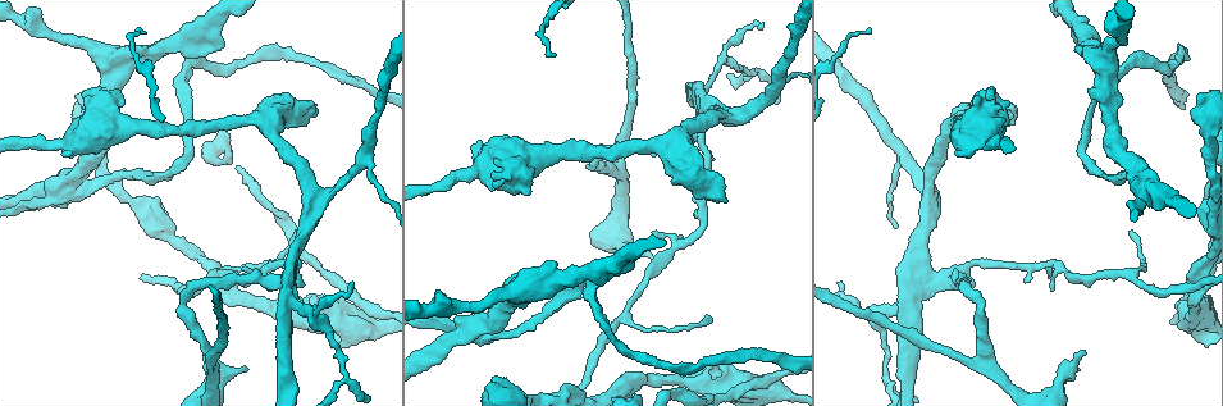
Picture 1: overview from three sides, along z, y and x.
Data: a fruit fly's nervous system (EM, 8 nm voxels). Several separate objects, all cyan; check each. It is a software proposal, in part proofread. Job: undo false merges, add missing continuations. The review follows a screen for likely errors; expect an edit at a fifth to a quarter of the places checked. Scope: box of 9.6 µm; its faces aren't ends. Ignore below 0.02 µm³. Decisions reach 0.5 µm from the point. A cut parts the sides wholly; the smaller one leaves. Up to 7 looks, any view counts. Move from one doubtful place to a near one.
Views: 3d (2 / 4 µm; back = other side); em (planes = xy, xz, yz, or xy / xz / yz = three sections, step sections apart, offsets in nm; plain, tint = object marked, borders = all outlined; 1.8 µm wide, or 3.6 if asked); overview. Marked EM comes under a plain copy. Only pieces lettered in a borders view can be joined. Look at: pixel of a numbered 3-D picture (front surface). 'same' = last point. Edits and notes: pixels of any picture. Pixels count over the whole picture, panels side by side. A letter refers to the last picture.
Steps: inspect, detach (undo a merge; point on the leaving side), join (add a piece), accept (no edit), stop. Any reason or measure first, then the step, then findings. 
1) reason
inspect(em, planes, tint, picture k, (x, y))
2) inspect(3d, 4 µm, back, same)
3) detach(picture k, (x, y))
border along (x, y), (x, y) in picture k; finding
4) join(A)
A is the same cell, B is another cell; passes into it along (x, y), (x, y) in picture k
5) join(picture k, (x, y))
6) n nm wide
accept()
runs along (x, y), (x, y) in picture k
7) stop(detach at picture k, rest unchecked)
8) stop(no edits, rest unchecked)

three arms meet
inspect(em, planes, tint, picture 1, (907, 299))

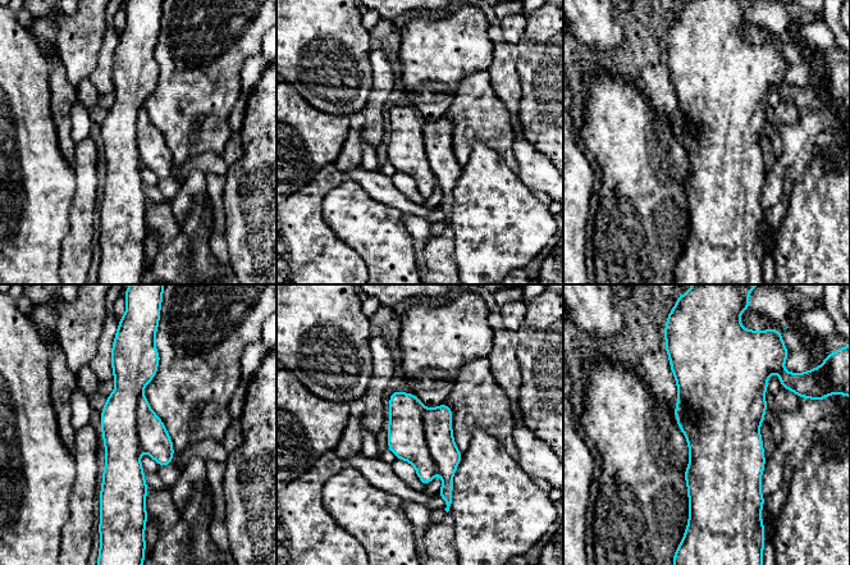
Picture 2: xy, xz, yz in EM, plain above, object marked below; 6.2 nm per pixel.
what lies round it
inspect(em, planes, borders, same)

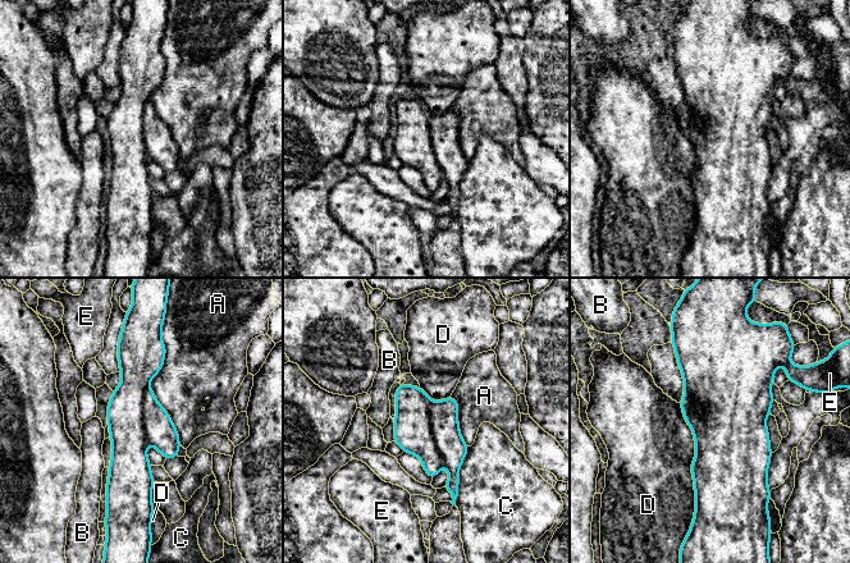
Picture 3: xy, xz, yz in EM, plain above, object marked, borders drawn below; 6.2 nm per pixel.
360 nm wide
detach(picture 3, (443, 415))
A, B, C, D and E are other cells; border along (432, 402), (430, 430), (443, 461) in picture 3; two neurons meet here

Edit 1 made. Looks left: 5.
calibre changes
inspect(3d, 4 µm, picture 1, (982, 141))

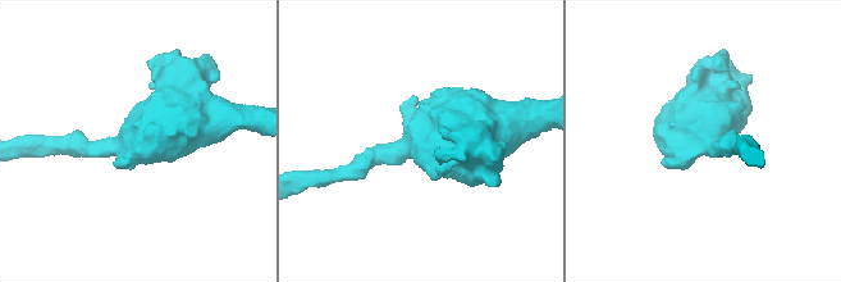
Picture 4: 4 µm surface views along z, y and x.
inspect(em, 3.6 µm, xz, step 4, tint, picture 4, (125, 145))

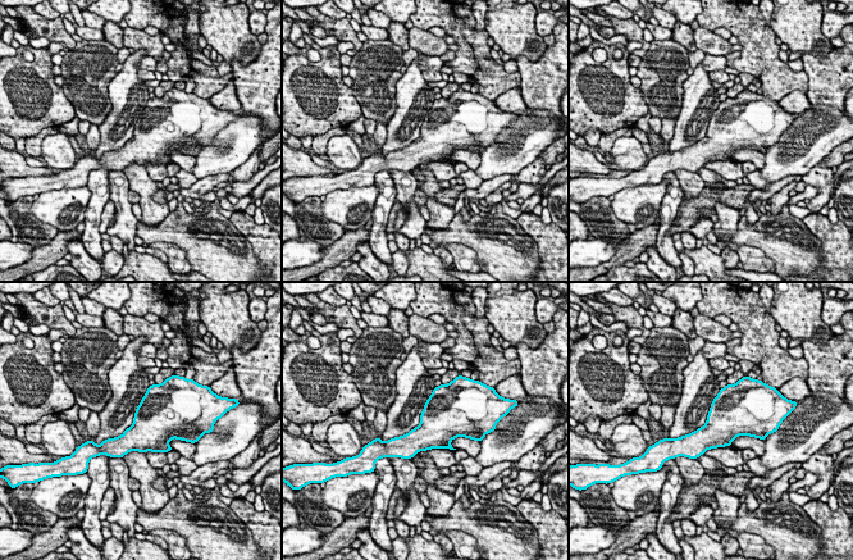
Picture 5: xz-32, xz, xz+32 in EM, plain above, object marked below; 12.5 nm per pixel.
inspect(em, 3.6 µm, xz, step 4, borders, same)

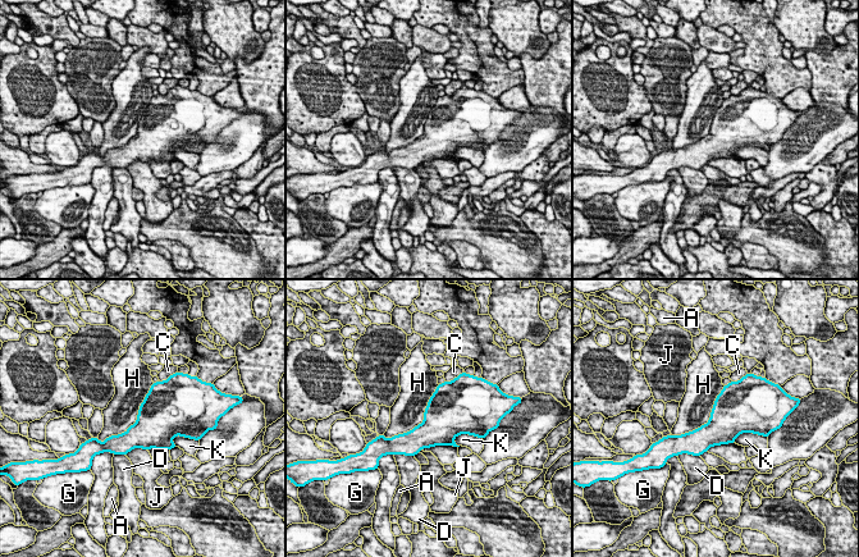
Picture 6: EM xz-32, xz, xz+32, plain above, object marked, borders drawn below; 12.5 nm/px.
460 nm wide
accept()
A, C, D, G, H, J and K are other cells; border along (152, 382), (137, 419), (103, 443) in picture 6; all the same neuron

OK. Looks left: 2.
tapers out
inspect(em, planes, borders, picture 1, (707, 314))

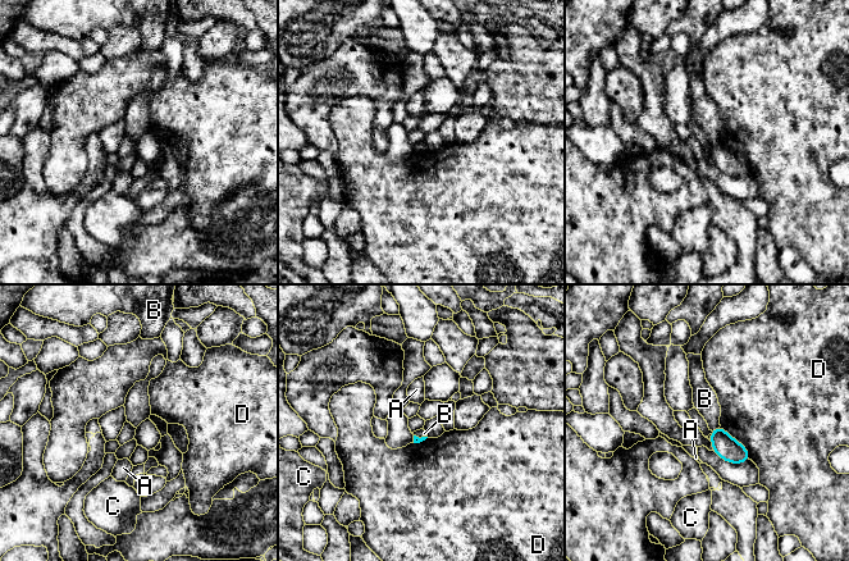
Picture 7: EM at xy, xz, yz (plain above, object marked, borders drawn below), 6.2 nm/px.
accept()
A, B, C and D are other cells; border along (720, 425), (711, 430) in picture 7; none of them fits

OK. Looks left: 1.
stop(detach at picture 3, rest unchecked)

